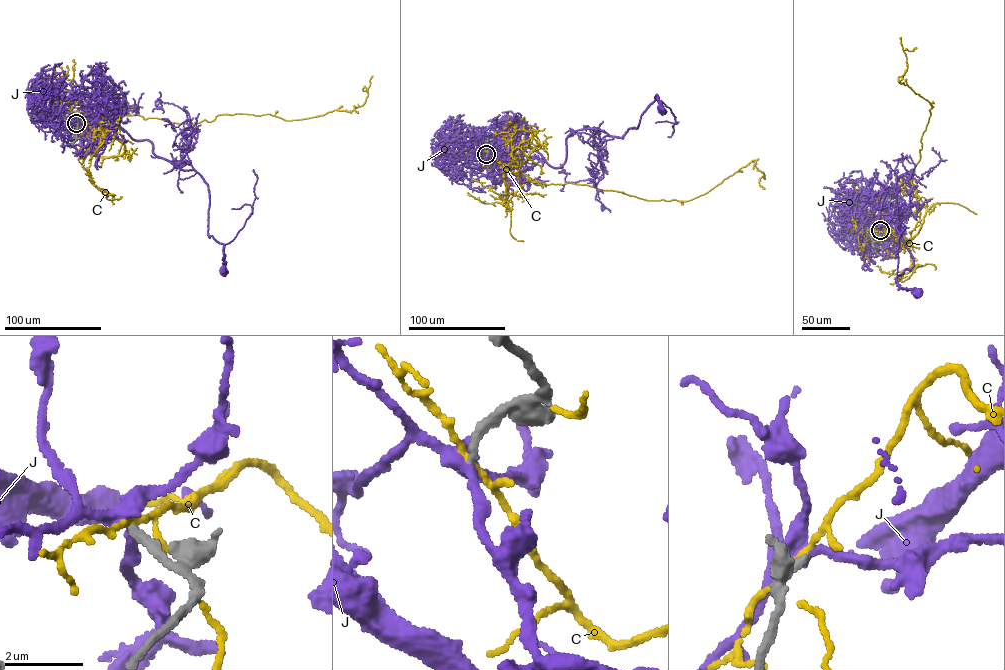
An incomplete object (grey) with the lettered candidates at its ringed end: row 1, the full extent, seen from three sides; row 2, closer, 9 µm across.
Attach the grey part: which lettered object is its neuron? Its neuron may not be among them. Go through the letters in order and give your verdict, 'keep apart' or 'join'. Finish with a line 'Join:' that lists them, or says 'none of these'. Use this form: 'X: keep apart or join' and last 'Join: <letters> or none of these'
C: keep apart
J: join
Join: J

